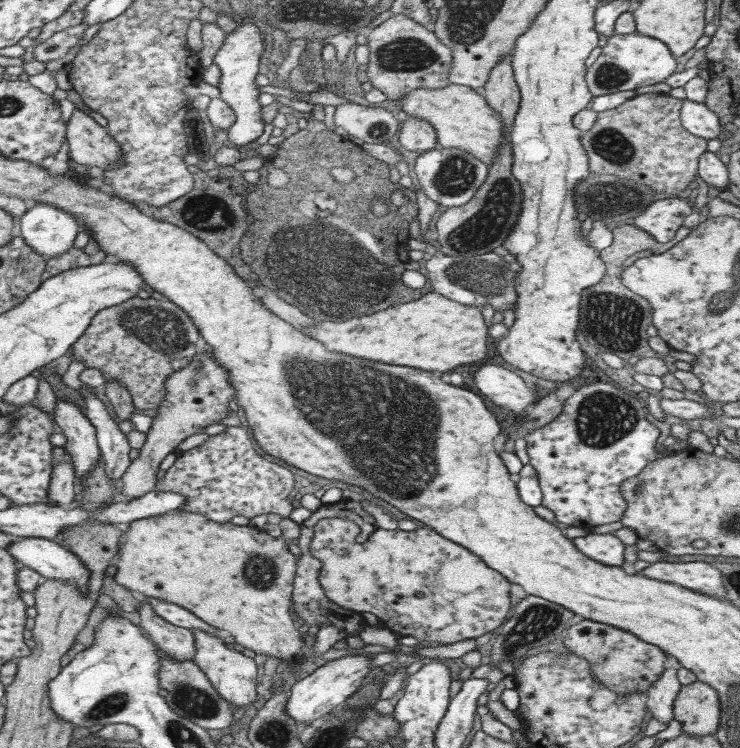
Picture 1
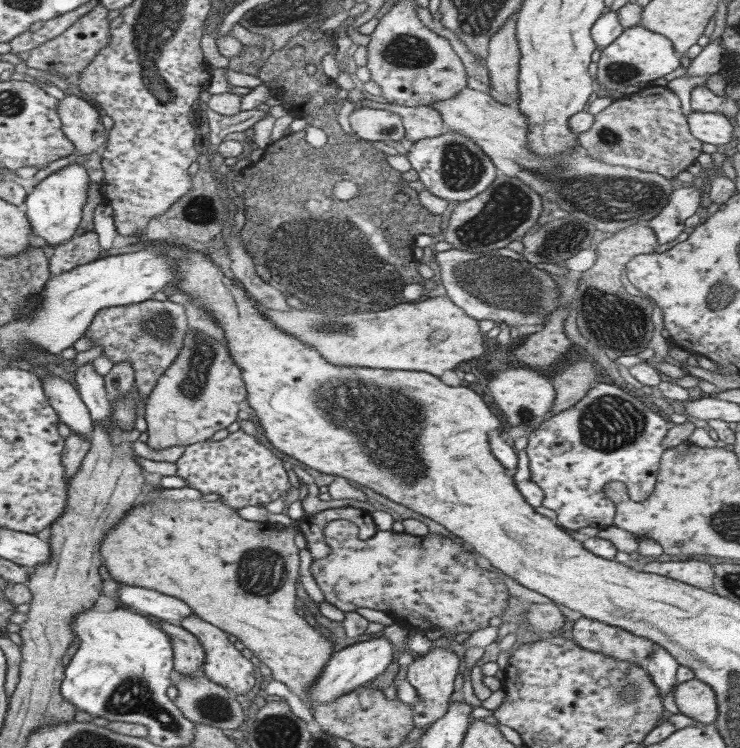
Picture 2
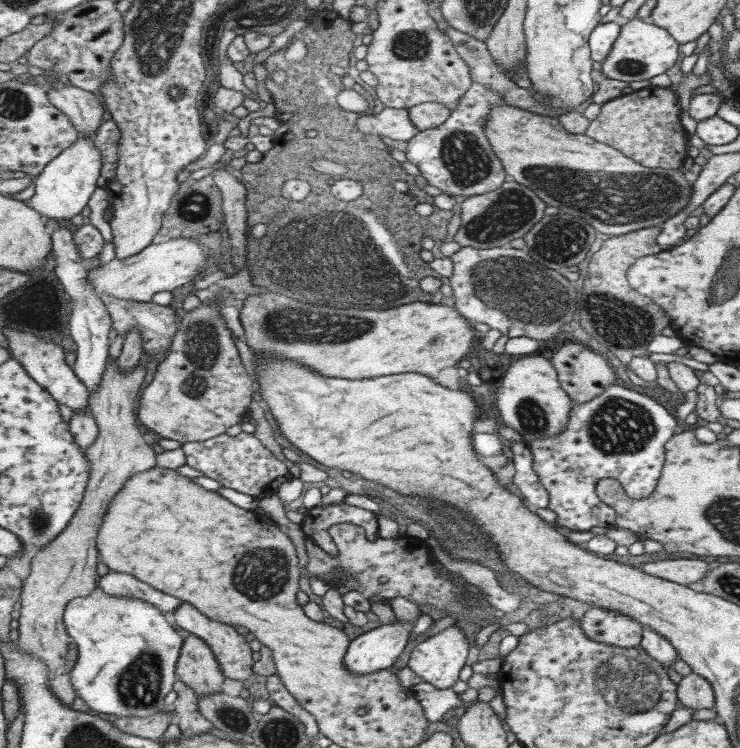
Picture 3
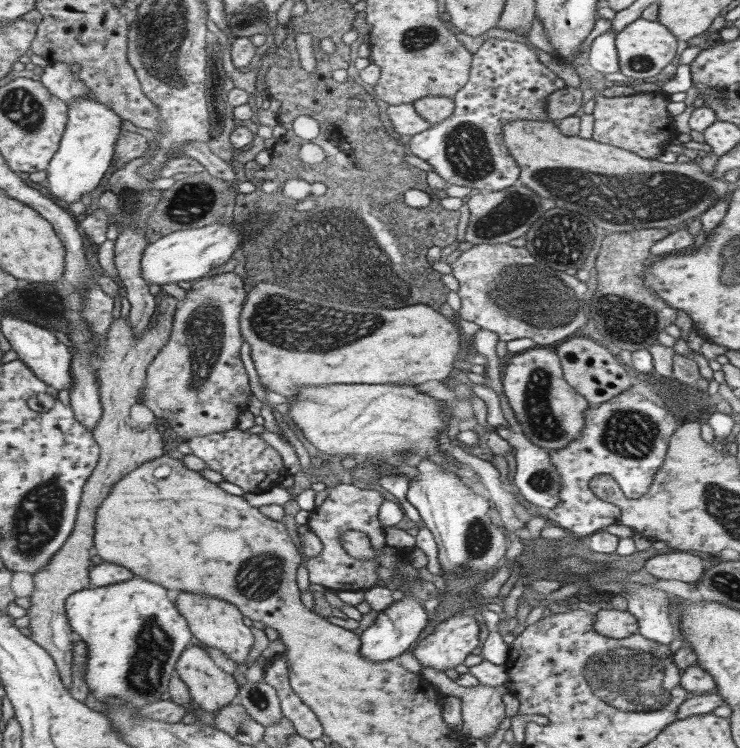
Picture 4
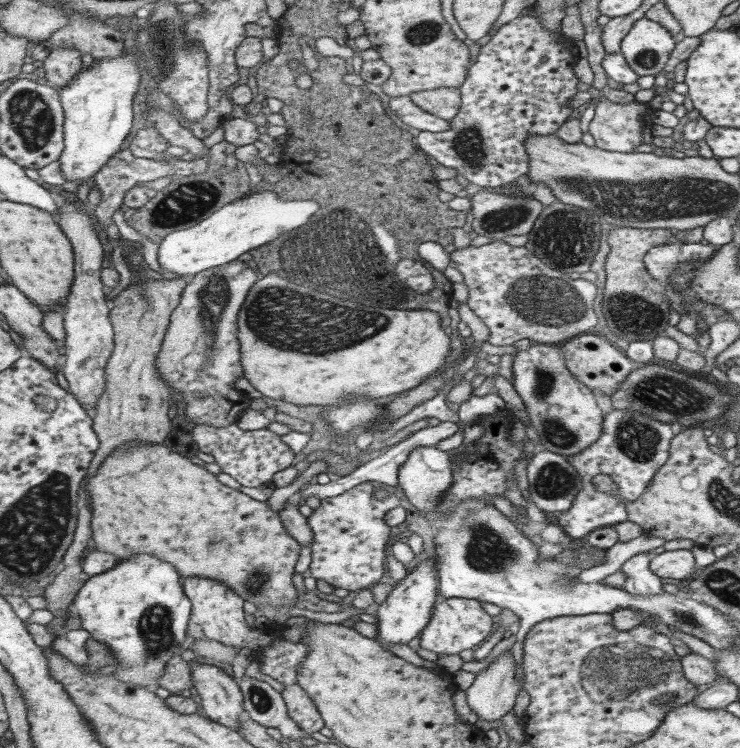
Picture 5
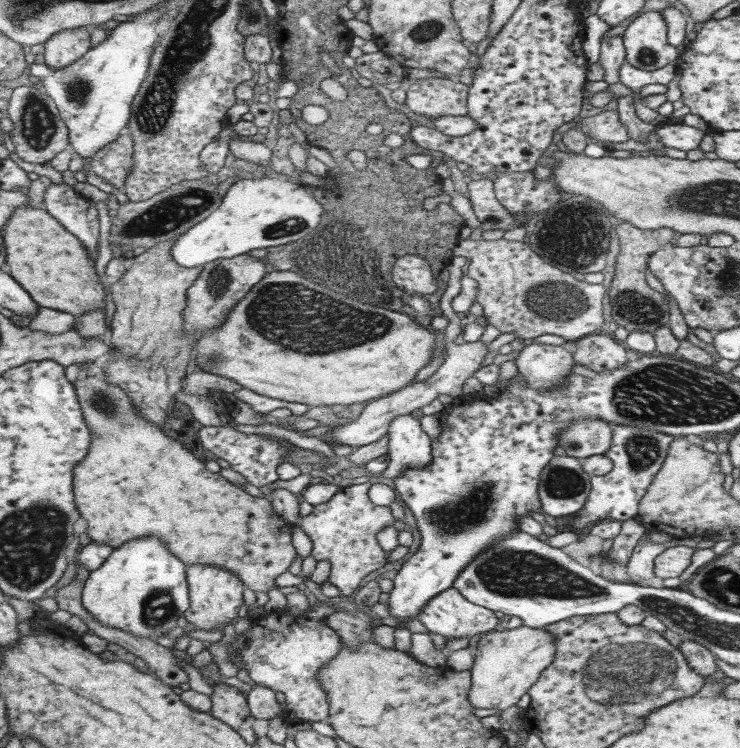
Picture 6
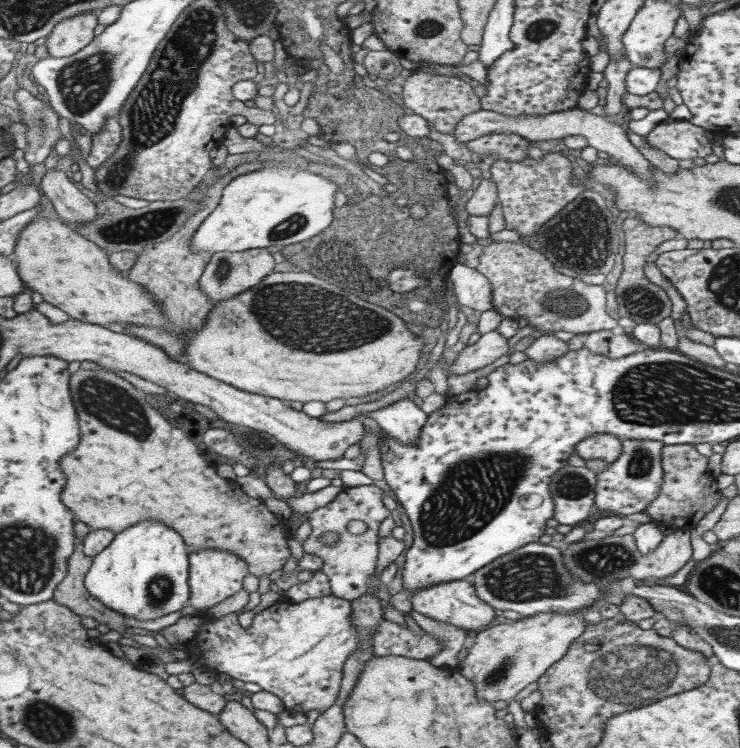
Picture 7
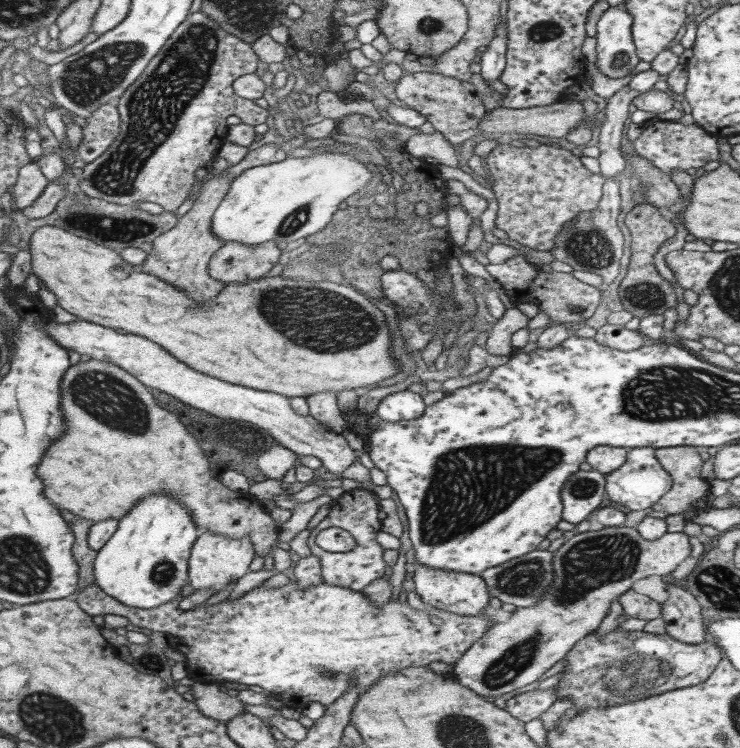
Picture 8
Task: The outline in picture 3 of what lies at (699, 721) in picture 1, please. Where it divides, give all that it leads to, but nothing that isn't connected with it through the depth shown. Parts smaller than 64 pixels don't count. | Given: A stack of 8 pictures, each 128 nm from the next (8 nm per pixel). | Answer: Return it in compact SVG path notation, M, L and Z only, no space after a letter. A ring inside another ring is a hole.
M696 673L683 676L676 686L676 694L680 706L694 710L714 708L715 698L712 685L706 678Z

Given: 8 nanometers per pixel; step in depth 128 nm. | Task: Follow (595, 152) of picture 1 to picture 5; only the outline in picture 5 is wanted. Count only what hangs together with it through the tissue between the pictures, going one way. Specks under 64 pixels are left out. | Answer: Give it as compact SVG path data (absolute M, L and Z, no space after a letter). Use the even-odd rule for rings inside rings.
M579 59L575 64L575 73L578 80L590 84L589 91L593 95L594 99L600 100L595 107L595 116L589 124L589 132L595 140L595 146L602 148L602 150L610 150L610 152L630 152L636 146L644 144L642 142L642 121L644 121L646 115L650 115L654 110L650 108L650 104L641 104L639 102L632 102L629 104L615 104L605 97L605 92L600 92L597 88L594 88L591 83L590 64L588 59Z

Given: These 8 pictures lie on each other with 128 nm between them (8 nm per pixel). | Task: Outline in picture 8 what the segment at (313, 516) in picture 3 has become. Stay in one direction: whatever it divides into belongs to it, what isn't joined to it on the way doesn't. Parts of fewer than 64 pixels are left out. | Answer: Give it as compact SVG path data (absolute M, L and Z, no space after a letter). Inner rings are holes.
M363 488L352 489L336 499L330 507L328 515L311 530L306 543L311 550L311 554L320 558L321 576L325 583L344 585L352 591L362 591L364 587L384 575L387 567L382 557L384 547L376 541L377 534L381 530L381 520L378 518L379 511L378 497L373 491ZM332 526L348 530L354 537L356 546L348 552L333 553L316 545L316 536L322 530L332 528Z

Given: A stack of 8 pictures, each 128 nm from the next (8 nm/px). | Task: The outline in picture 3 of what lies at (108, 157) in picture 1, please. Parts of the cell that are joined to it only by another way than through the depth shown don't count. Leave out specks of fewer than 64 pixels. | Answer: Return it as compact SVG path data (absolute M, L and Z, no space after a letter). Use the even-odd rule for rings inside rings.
M53 81L53 88L47 92L48 101L66 113L79 135L95 136L106 115L105 106L93 93L74 85Z

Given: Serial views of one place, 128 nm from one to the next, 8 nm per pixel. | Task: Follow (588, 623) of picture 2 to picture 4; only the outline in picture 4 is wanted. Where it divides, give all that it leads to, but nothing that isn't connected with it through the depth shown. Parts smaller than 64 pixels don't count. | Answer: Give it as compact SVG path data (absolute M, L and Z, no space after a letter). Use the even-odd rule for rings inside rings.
M602 609L594 615L596 615L594 629L604 636L623 639L638 633L637 618L628 611Z

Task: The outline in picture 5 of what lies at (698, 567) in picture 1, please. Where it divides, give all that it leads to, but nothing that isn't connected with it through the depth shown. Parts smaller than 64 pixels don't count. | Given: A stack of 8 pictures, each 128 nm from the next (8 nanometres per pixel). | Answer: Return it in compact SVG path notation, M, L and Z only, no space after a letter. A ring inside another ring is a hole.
M679 549L664 551L655 555L649 567L660 579L680 579L683 582L692 578L694 571L694 550Z

